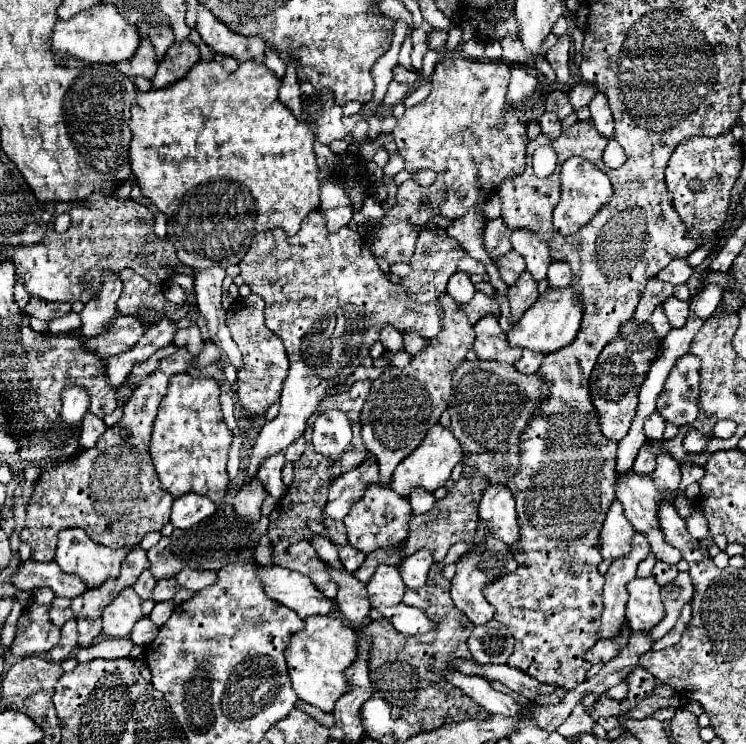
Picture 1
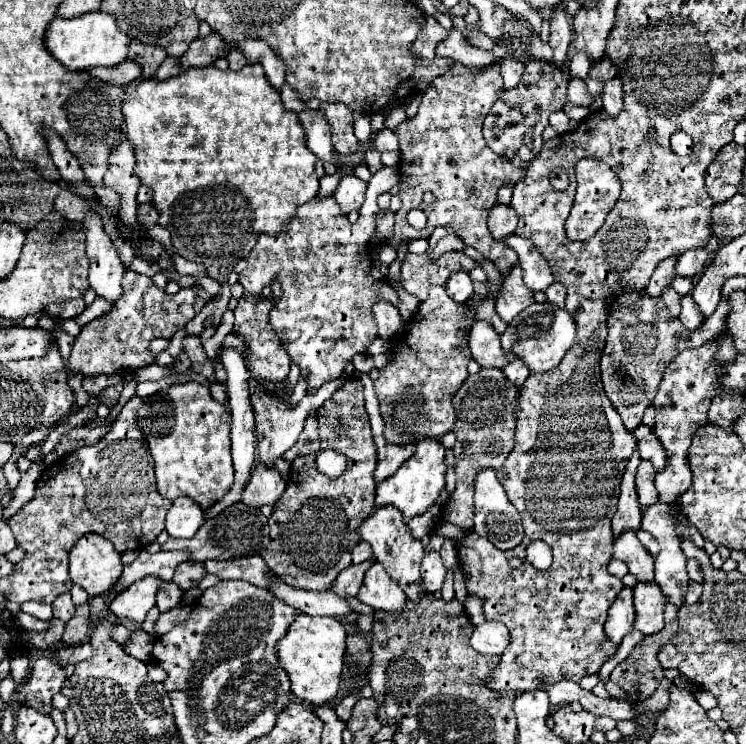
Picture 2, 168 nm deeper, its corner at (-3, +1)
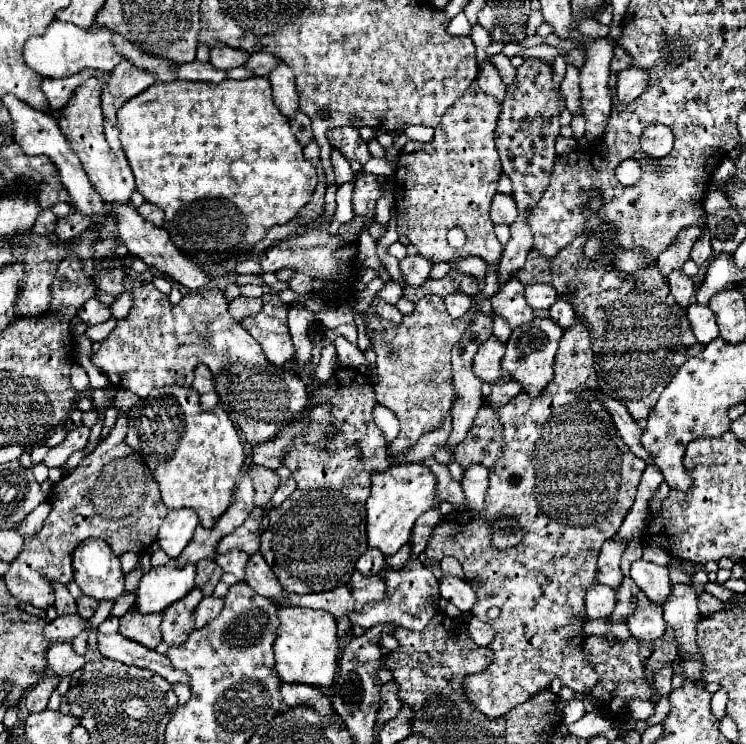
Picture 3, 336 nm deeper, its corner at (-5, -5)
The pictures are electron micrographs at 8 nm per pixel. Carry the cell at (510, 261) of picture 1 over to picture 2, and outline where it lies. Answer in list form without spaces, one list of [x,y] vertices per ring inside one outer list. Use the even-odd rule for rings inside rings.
[[[454,62],[446,74],[434,78],[432,84],[424,90],[418,114],[414,118],[406,118],[402,124],[398,124],[394,134],[400,140],[400,164],[398,164],[398,168],[400,168],[402,208],[396,212],[394,234],[388,238],[390,246],[394,246],[398,250],[400,244],[404,244],[404,238],[406,240],[424,238],[424,236],[428,238],[436,226],[446,226],[446,228],[452,228],[466,242],[466,246],[476,248],[502,274],[508,274],[518,264],[518,254],[514,254],[514,250],[510,250],[504,242],[496,242],[492,238],[492,234],[488,232],[488,226],[486,226],[486,218],[490,214],[490,206],[494,206],[494,202],[496,202],[498,190],[506,184],[516,184],[518,180],[522,180],[526,176],[524,166],[514,166],[508,158],[502,158],[500,154],[494,154],[486,146],[486,140],[482,138],[484,116],[489,113],[490,108],[500,98],[502,92],[504,92],[504,82],[502,82],[498,64],[490,64],[488,68],[474,72],[468,66],[464,66],[460,62]],[[424,192],[432,192],[436,196],[436,202],[432,206],[426,206],[422,202]],[[412,208],[422,208],[424,210],[424,214],[428,216],[428,226],[426,228],[414,230],[406,222],[406,214]]]

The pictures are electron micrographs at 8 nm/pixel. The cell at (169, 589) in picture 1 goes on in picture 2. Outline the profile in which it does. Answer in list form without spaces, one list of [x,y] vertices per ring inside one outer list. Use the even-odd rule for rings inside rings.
[[[182,562],[178,566],[178,570],[174,572],[174,584],[180,586],[180,590],[190,590],[194,586],[198,586],[198,582],[202,580],[204,576],[204,568],[202,564],[188,564],[188,562]]]

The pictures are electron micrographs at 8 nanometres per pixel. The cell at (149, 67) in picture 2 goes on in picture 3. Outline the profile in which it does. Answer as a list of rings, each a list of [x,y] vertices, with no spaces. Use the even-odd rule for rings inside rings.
[[[122,60],[114,70],[112,70],[112,84],[104,88],[102,94],[102,112],[104,112],[104,134],[106,140],[112,146],[112,152],[120,148],[120,128],[116,124],[116,112],[118,108],[128,102],[130,98],[138,96],[146,88],[150,88],[156,80],[150,72],[138,70],[134,64],[128,60]]]

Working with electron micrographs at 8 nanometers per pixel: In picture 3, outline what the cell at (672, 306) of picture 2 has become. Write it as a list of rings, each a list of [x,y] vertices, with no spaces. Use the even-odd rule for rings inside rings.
[[[672,272],[672,276],[668,276],[668,284],[670,284],[670,292],[676,296],[678,304],[688,306],[690,304],[690,296],[694,294],[694,282],[692,278],[688,278],[684,272]]]

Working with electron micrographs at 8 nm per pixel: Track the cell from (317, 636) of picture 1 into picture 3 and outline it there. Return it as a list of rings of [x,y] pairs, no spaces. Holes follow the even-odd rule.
[[[280,606],[278,612],[280,626],[276,630],[274,642],[274,668],[282,682],[302,682],[310,686],[330,686],[336,674],[336,660],[340,654],[336,620],[330,612],[310,610],[310,608],[290,608]]]

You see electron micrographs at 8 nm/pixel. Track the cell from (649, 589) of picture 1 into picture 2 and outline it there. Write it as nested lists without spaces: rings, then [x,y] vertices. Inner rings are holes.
[[[638,582],[634,586],[634,608],[634,630],[650,636],[664,628],[664,594],[656,582]]]

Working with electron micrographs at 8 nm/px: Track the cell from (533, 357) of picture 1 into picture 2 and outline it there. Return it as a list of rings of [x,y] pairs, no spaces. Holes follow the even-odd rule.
[[[520,358],[514,360],[512,364],[508,364],[502,372],[504,372],[504,376],[506,376],[512,384],[516,384],[516,386],[522,386],[522,384],[526,382],[526,378],[530,376],[530,370],[526,370],[526,366],[522,366],[522,360],[520,360]]]

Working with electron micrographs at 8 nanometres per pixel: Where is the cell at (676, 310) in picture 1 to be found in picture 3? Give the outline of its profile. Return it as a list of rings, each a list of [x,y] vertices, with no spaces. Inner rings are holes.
[[[700,304],[688,306],[688,320],[692,324],[694,336],[700,344],[710,344],[714,338],[720,336],[720,330],[716,326],[714,312],[710,308],[700,308]]]

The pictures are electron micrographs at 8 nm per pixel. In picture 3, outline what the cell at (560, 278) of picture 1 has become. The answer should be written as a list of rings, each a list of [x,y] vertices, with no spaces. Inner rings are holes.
[[[556,300],[556,304],[550,308],[550,318],[560,324],[560,328],[568,330],[572,328],[572,320],[576,320],[576,314],[566,300]]]

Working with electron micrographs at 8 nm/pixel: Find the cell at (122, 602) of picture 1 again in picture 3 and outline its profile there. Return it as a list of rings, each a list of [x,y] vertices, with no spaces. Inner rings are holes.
[[[170,560],[164,566],[156,566],[146,572],[136,592],[136,608],[142,614],[162,612],[168,604],[184,598],[194,586],[196,564],[178,566],[178,560]]]

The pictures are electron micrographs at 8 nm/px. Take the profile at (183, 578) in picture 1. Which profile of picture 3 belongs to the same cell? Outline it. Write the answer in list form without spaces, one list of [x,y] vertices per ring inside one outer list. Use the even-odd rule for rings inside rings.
[[[226,552],[224,556],[216,556],[216,564],[222,566],[224,572],[234,574],[238,580],[244,580],[244,566],[248,562],[248,556],[244,552]]]

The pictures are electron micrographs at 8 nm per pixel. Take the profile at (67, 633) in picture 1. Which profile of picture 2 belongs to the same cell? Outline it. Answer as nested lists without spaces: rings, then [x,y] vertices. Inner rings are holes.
[[[88,604],[76,608],[76,614],[66,622],[66,630],[62,634],[64,646],[76,646],[84,642],[90,634],[90,618],[88,618]]]

